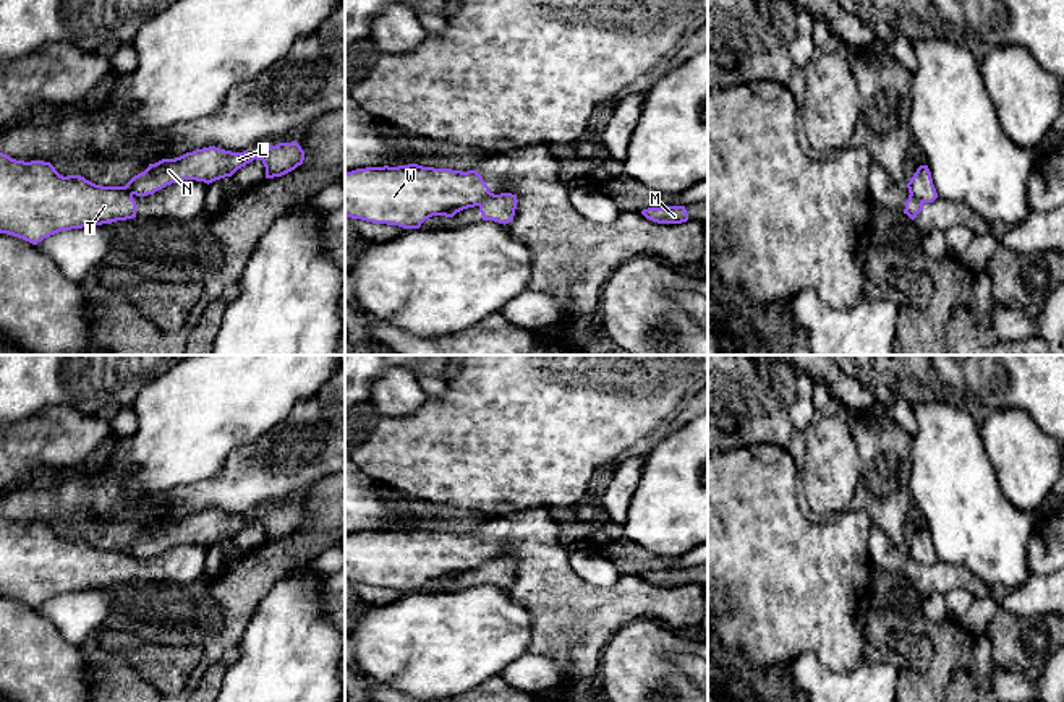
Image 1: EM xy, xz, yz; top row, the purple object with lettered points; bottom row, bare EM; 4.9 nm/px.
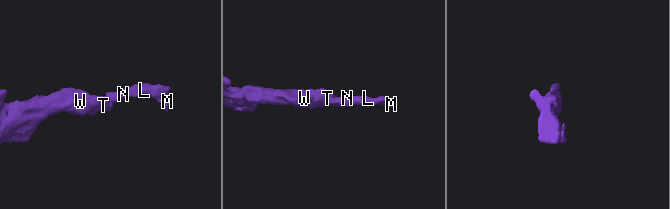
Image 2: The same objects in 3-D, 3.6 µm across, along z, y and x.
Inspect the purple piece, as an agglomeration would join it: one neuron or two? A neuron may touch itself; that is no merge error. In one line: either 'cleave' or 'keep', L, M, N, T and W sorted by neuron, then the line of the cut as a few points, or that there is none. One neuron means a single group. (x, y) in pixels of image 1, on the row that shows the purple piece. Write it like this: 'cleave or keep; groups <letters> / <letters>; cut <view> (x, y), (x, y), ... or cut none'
cleave; groups L M N / T W; cut xz (494, 195), (480, 206)

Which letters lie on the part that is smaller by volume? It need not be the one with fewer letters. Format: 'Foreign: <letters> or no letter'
Foreign: L, M, N

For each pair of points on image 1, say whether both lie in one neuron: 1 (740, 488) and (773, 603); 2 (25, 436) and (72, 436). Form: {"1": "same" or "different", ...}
{"1": "same", "2": "same"}

